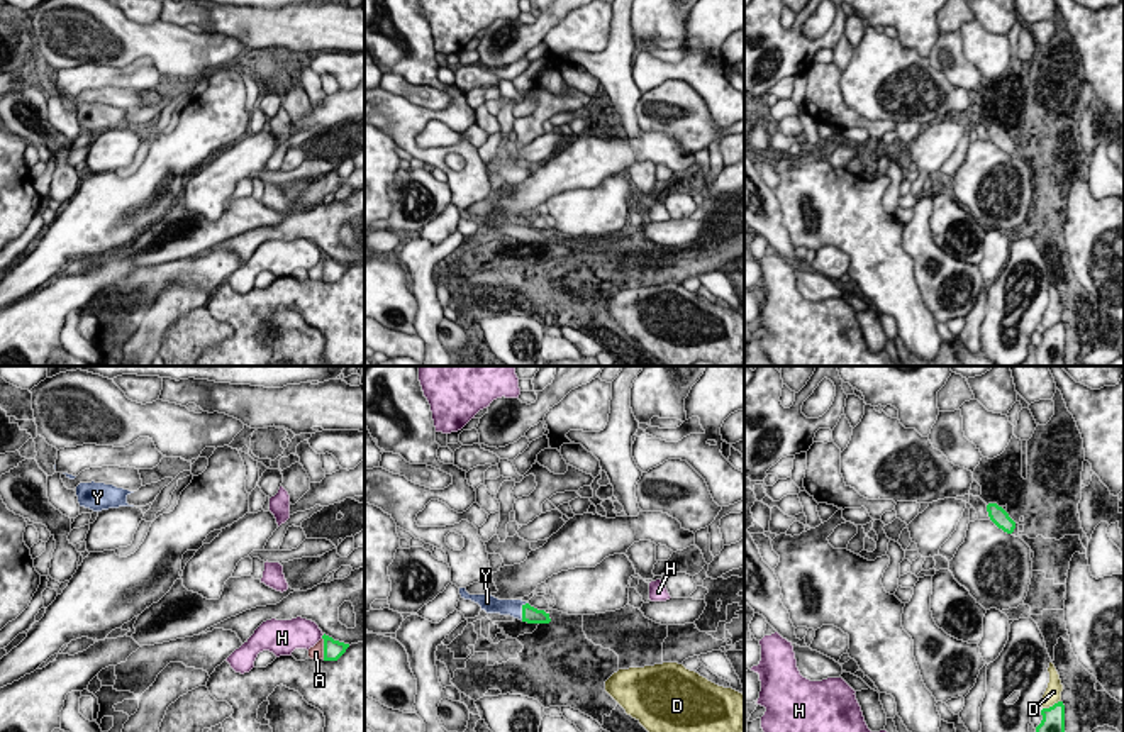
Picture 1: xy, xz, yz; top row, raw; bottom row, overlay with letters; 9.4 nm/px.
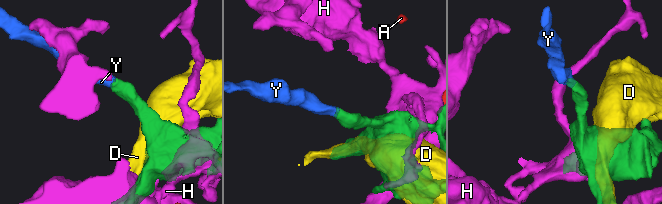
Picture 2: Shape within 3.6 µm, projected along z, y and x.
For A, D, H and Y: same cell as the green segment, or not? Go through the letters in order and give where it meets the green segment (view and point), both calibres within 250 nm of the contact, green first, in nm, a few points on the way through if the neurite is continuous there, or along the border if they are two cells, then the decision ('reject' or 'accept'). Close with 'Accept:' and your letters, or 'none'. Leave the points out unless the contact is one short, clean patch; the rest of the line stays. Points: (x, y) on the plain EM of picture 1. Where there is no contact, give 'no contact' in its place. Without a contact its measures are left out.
A: meets green in xy at (324, 268); 190 nm thick on the green side, 130 nm on the other; reject
D: meets green in yz at (1053, 326); 260 nm thick on the green side, 160 nm on the other; reject
H: meets green in xy at (322, 256); 190 nm thick on the green side, 300 nm on the other; reject
Y: meets green in xz at (523, 231); 160 nm thick on the green side, 160 nm on the other; runs through xz (529, 234), (523, 231), (504, 227); accept
Accept: Y

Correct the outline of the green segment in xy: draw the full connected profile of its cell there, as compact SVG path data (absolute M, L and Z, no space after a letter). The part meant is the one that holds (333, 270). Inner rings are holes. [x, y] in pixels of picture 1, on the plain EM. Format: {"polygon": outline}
{"polygon": "M326 254L322 256L322 259L324 259L324 281L337 281L349 268L349 264L334 261Z"}

